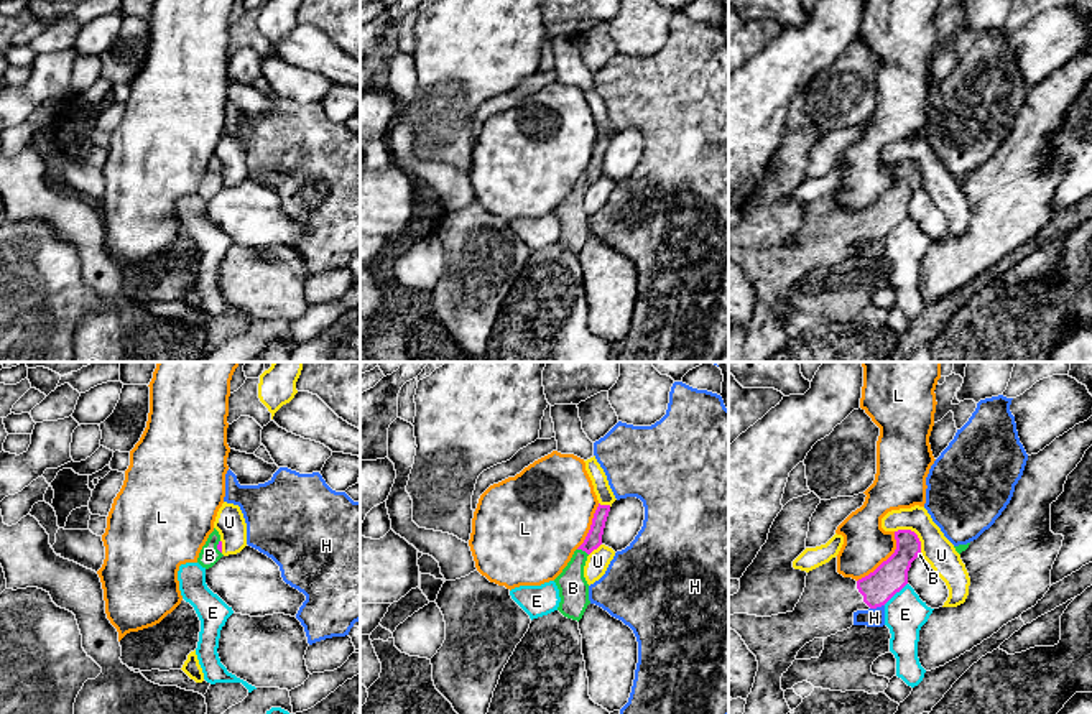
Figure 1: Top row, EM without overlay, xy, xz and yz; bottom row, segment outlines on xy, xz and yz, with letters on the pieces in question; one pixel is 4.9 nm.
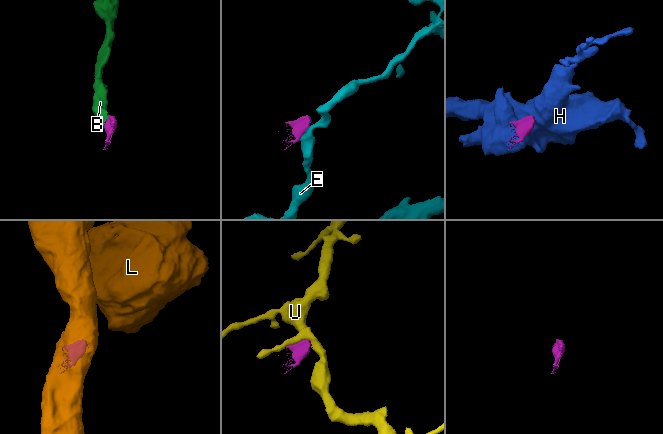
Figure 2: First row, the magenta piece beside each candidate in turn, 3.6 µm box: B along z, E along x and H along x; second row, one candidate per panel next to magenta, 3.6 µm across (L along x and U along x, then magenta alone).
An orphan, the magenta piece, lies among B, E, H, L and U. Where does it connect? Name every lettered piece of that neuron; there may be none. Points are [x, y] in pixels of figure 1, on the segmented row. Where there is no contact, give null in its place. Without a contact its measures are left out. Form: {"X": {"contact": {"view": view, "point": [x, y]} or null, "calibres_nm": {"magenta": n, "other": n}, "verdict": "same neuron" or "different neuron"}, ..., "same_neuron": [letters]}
{"B": {"contact": {"view": "xz", "point": [583, 550]}, "calibres_nm": {"magenta": 80, "other": 140}, "verdict": "same neuron"}, "E": {"contact": {"view": "yz", "point": [895, 593]}, "calibres_nm": {"magenta": 160, "other": 200}, "verdict": "different neuron"}, "H": {"contact": {"view": "yz", "point": [877, 606]}, "calibres_nm": {"magenta": 160, "other": 100}, "verdict": "different neuron"}, "L": {"contact": {"view": "yz", "point": [887, 560]}, "calibres_nm": {"magenta": 160, "other": 220}, "verdict": "different neuron"}, "U": {"contact": {"view": "yz", "point": [915, 533]}, "calibres_nm": {"magenta": 160, "other": 150}, "verdict": "different neuron"}, "same_neuron": ["B"]}

